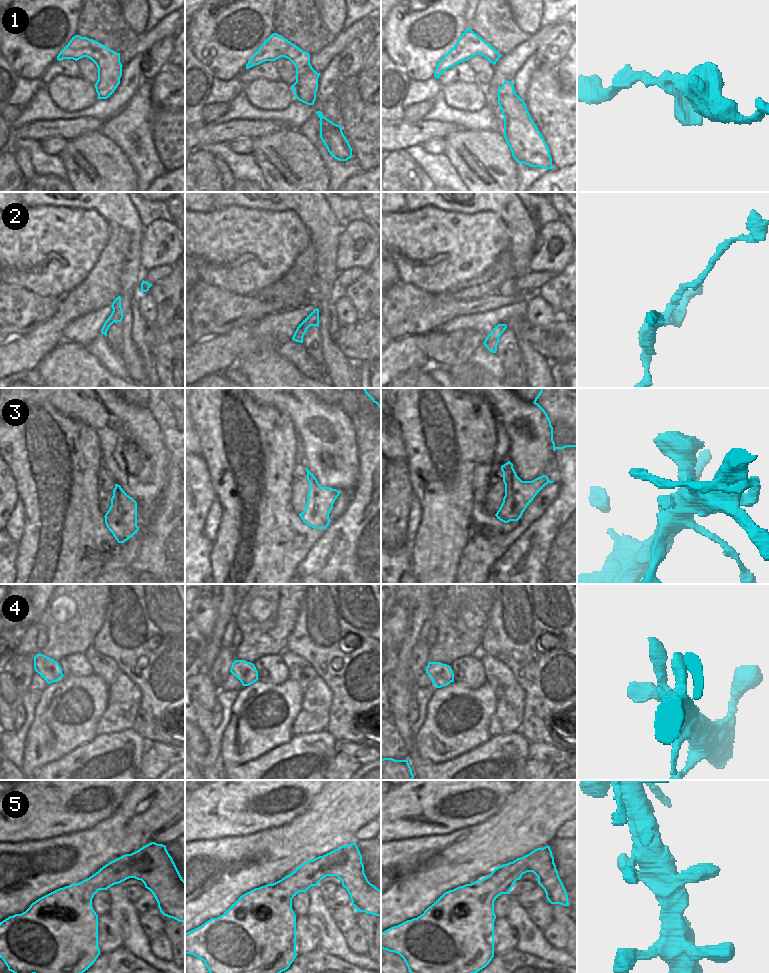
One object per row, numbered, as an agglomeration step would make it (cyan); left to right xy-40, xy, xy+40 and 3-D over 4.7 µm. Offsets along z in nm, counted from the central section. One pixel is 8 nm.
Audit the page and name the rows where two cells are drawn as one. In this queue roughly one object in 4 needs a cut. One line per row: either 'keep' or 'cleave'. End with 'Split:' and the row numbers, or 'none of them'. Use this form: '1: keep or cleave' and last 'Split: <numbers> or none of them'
1: keep
2: keep
3: keep
4: keep
5: keep
Split: none of them

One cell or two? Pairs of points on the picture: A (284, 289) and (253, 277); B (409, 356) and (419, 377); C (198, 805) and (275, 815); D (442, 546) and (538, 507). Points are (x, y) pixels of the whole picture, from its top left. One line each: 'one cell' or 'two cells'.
A: two cells
B: two cells
C: one cell
D: one cell

